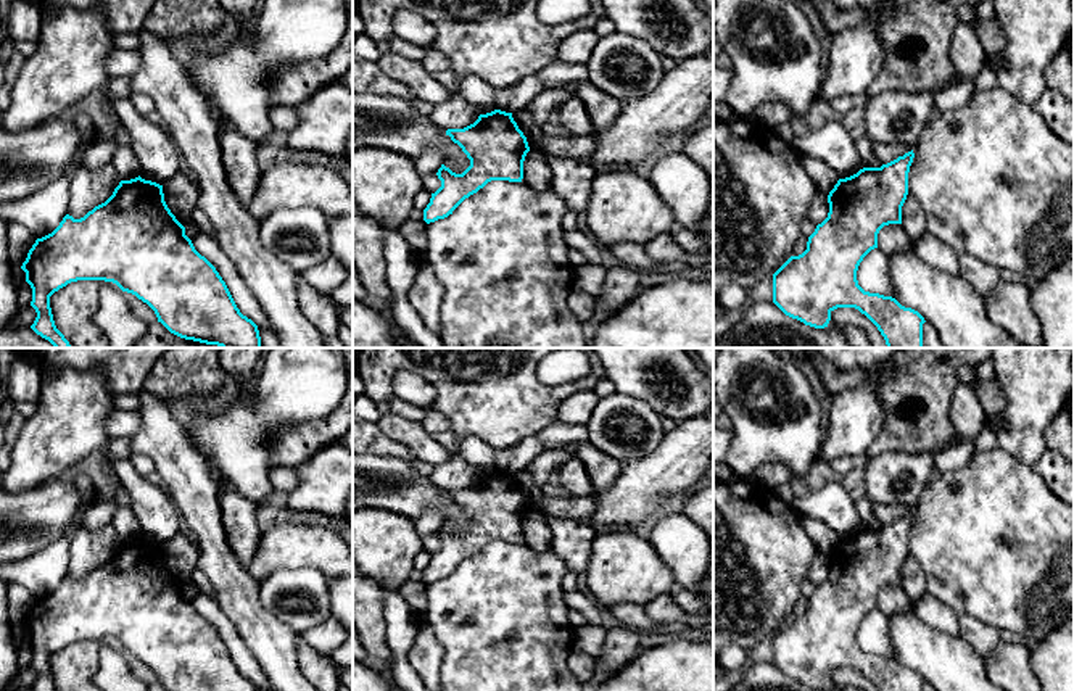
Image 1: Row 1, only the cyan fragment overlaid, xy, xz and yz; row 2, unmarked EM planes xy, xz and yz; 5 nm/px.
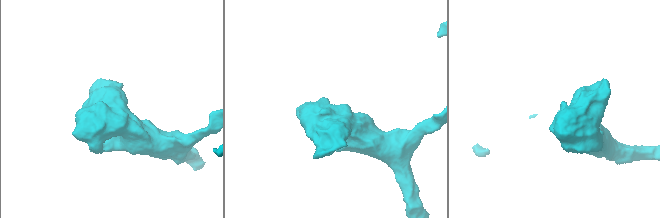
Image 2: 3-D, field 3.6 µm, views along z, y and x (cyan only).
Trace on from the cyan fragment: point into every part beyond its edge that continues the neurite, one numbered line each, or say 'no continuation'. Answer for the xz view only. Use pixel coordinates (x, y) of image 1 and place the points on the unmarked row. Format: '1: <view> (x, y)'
no continuation

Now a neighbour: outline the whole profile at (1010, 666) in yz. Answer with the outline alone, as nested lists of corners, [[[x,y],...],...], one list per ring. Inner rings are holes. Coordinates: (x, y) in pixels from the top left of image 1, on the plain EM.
[[[1022,639],[1000,641],[985,660],[989,680],[1003,691],[1042,691],[1031,648]]]

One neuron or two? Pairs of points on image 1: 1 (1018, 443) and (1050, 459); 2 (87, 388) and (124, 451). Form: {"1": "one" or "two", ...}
{"1": "two", "2": "two"}

